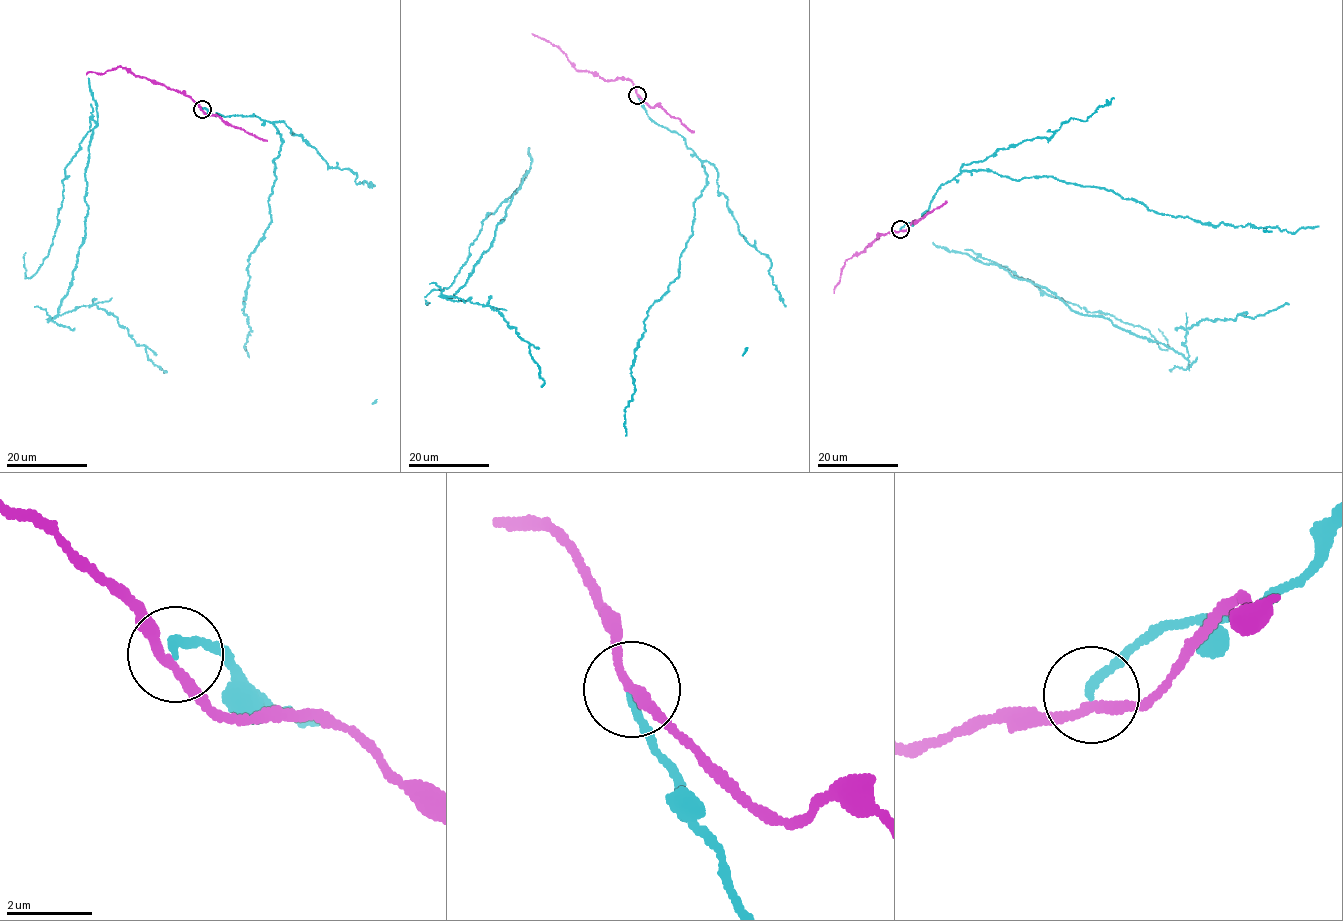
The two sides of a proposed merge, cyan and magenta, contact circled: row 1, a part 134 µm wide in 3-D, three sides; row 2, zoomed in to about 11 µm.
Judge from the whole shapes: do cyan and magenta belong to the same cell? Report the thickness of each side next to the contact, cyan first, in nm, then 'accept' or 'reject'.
calibres 200 and 200 nm; reject

